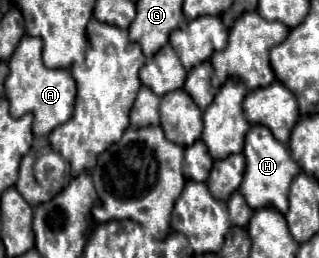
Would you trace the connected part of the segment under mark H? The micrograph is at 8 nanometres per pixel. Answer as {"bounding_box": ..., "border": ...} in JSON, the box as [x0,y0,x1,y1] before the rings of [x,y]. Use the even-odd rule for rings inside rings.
{"bounding_box":[240,124,300,212],"border":[[[254,124],[248,134],[246,134],[246,144],[244,144],[244,156],[246,156],[246,172],[244,180],[240,184],[240,192],[244,194],[246,202],[258,210],[258,208],[274,208],[278,212],[288,210],[288,186],[292,178],[300,172],[300,166],[292,162],[292,156],[288,154],[288,148],[272,136],[272,132],[266,126]]]}

